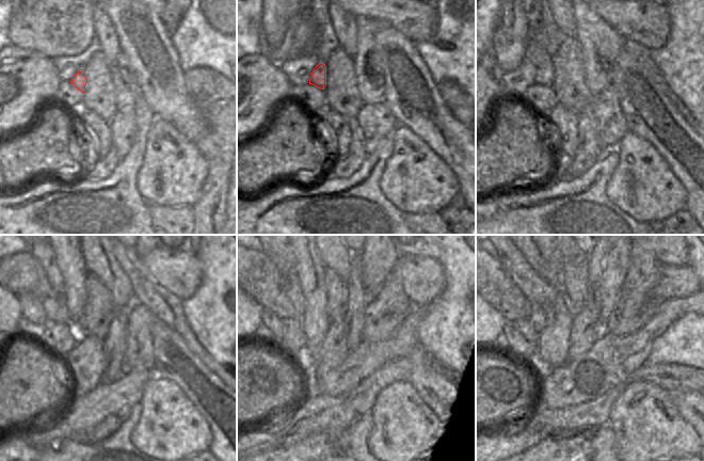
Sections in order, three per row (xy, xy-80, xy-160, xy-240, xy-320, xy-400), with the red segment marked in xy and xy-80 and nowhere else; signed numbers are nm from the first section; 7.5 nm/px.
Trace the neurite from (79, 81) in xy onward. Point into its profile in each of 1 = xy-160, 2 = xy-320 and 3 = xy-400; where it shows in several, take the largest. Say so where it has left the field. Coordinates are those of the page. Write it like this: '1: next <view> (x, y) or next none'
1: next xy-160 (536, 52)
2: next xy-320 (258, 276)
3: next xy-400 (497, 288)

